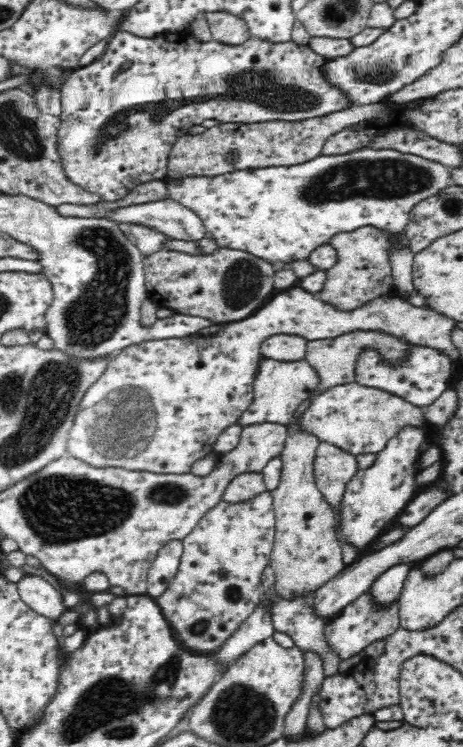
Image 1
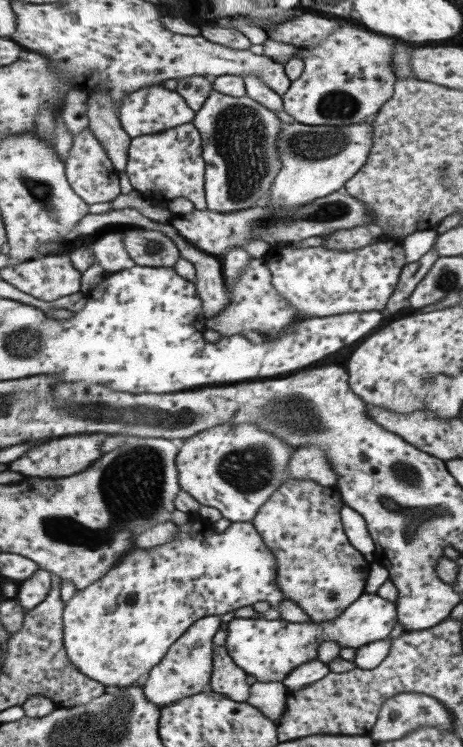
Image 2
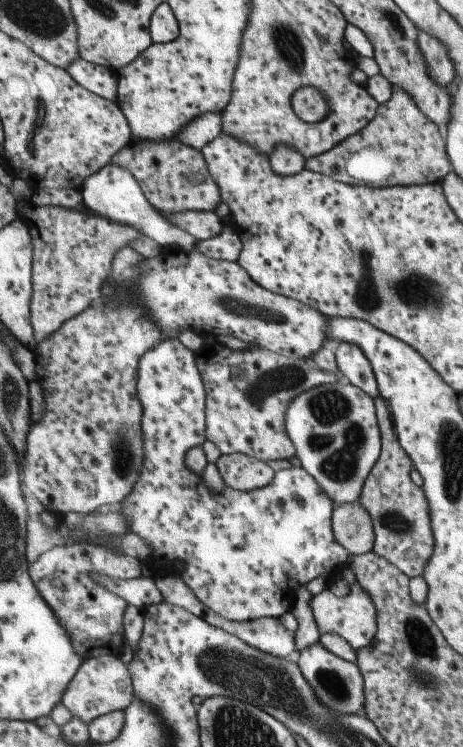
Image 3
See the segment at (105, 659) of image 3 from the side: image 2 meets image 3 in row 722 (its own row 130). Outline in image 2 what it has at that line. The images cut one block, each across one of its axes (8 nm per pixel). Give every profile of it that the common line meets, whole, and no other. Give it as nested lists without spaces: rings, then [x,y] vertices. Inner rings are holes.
[[[90,128],[82,132],[79,136],[74,137],[74,145],[68,159],[65,160],[65,164],[68,181],[81,195],[81,198],[89,204],[110,203],[115,198],[121,196],[121,172],[115,168],[115,165],[109,158],[108,152]]]

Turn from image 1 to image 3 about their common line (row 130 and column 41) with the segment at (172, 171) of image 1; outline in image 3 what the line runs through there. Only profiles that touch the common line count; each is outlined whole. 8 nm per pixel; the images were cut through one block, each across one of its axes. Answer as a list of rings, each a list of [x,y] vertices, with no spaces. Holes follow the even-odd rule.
[[[30,198],[17,200],[18,218],[29,229],[34,242],[32,274],[32,307],[31,320],[35,329],[38,344],[52,337],[67,321],[84,312],[91,305],[97,304],[104,296],[104,287],[110,280],[113,256],[135,238],[141,236],[139,230],[121,224],[109,217],[85,207],[85,210],[74,210],[56,205],[34,205]]]

